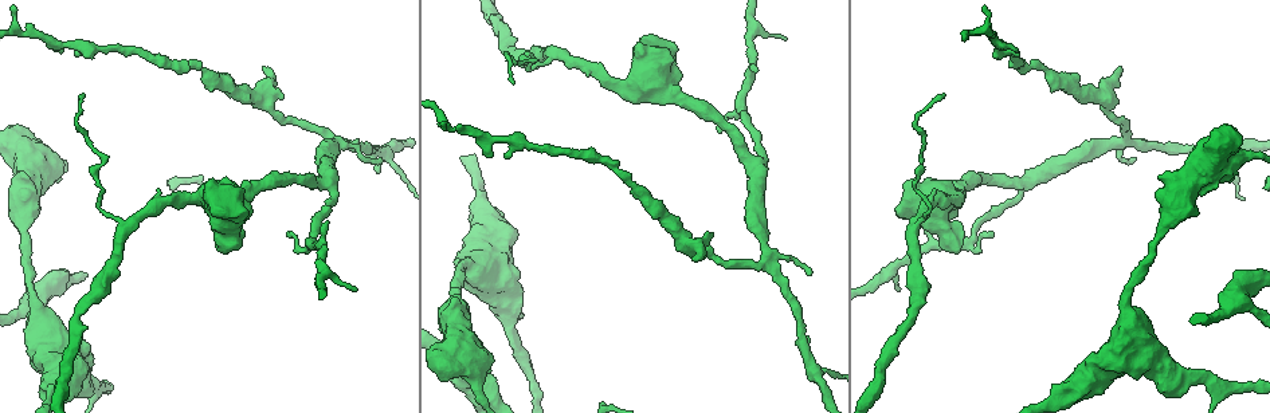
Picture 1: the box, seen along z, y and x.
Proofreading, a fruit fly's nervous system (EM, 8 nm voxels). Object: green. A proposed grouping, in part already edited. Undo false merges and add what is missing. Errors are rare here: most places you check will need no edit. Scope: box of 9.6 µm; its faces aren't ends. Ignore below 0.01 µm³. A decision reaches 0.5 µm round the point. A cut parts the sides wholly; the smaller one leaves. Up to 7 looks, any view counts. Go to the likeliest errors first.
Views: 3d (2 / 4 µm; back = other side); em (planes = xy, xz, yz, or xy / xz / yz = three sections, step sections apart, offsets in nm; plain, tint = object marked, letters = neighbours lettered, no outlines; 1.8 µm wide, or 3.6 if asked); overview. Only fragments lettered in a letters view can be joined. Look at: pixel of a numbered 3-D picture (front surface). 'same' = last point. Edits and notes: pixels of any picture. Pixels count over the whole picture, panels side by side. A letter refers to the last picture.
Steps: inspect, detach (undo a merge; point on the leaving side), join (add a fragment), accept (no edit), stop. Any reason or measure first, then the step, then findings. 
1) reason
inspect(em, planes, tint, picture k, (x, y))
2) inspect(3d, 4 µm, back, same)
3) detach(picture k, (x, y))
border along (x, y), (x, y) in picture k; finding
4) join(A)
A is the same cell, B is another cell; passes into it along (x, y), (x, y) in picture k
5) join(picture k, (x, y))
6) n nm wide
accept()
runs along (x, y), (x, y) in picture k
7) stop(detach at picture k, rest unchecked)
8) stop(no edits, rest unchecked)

thick end
inspect(3d, 4 µm, picture 1, (520, 318))

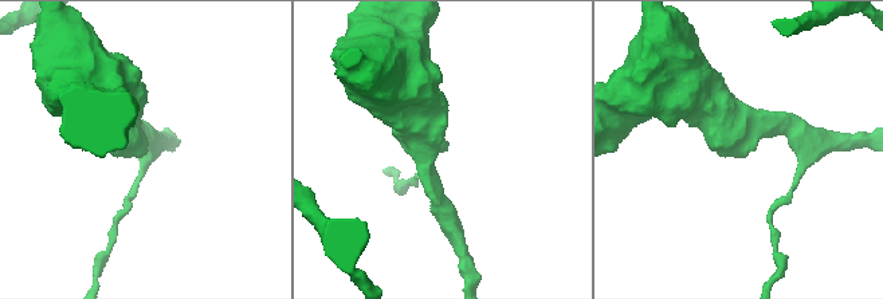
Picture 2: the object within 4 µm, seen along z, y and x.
inspect(em, 3.6 µm, planes, plain, picture 2, (145, 150))

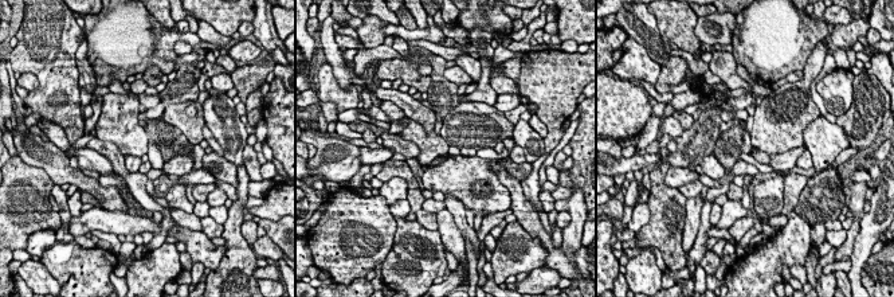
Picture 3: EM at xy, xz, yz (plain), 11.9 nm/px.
see the neighbours
inspect(em, 3.6 µm, planes, letters, same)

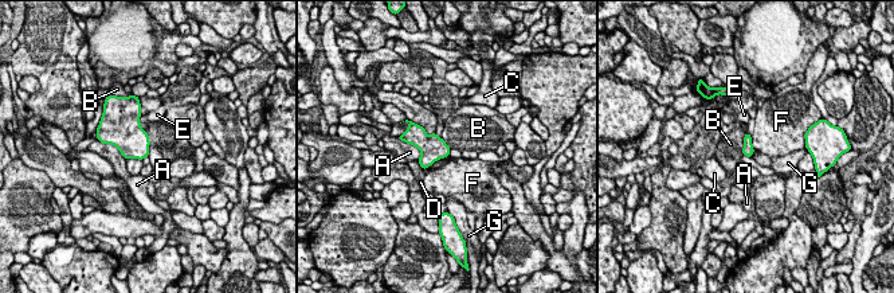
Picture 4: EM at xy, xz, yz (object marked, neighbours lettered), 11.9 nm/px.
accept()
A, B, C, D, E, F and G are other cells; border along (747, 132), (742, 140), (742, 155) in picture 4; no lettered fragment goes on from it

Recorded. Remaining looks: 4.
three-way junction
inspect(em, xy, step 8, tint, picture 1, (768, 257))

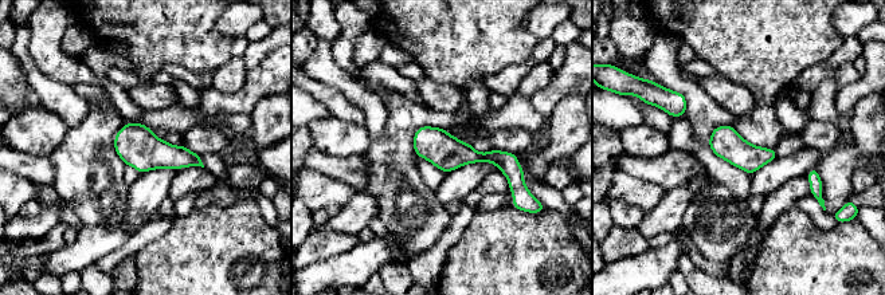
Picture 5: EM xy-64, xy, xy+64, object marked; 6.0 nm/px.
inspect(em, planes, tint, same)

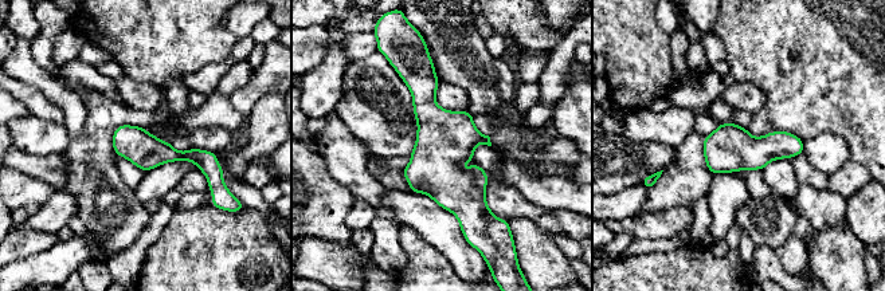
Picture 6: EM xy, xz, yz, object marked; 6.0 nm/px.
what lies round it
inspect(em, planes, letters, same)

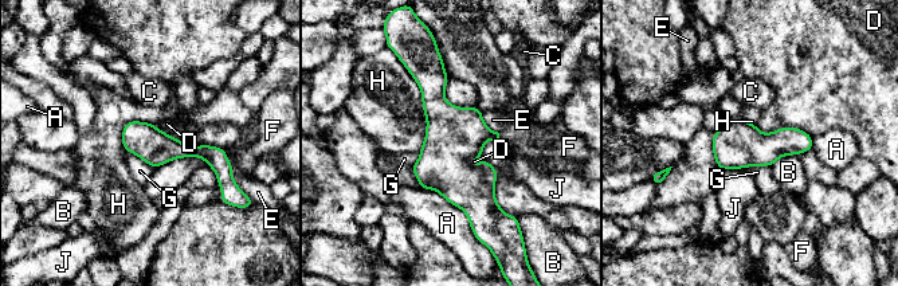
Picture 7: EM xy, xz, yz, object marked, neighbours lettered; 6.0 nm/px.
accept()
A, B, C, D, E, F, G, H and J are other cells; border along (753, 124), (811, 136) in picture 7; all the same cell

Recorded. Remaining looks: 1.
stop(no edits, rest unchecked)

